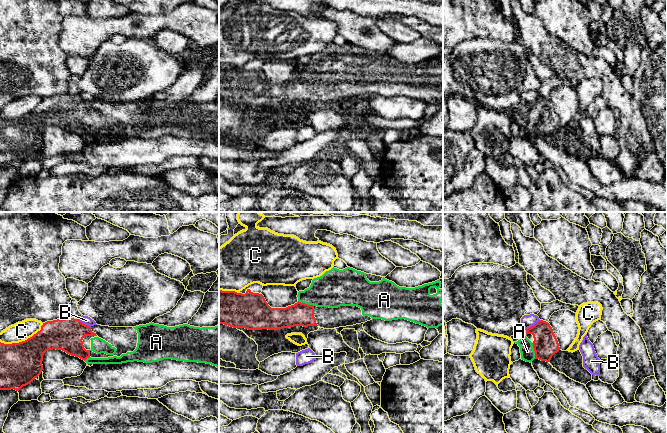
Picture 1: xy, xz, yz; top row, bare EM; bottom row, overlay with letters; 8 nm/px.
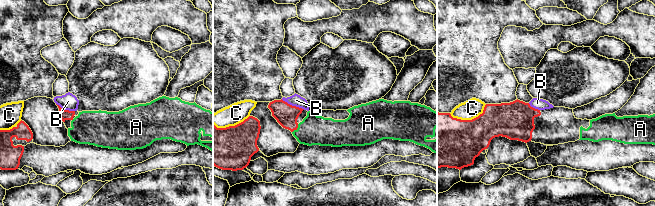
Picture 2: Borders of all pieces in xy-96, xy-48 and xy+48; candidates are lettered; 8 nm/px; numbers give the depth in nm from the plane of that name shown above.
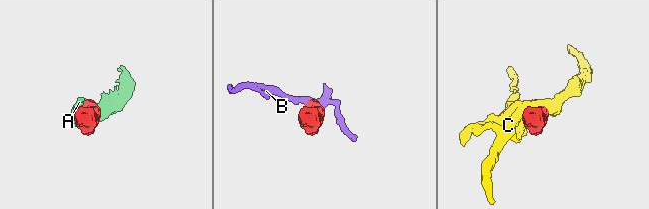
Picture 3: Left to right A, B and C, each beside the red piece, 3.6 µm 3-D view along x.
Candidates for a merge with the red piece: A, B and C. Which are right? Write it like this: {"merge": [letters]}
{"merge": ["A"]}

